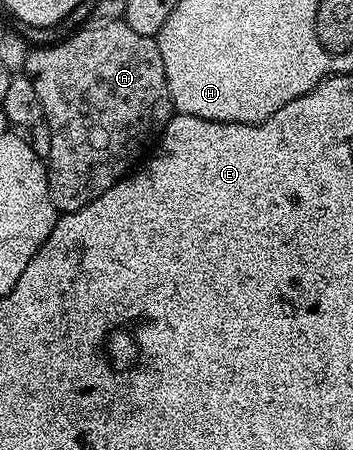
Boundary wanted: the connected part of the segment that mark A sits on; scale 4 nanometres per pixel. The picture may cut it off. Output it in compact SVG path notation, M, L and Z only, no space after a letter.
M125 20L93 25L88 27L87 30L76 31L71 38L66 38L63 42L56 43L55 46L42 46L39 50L32 51L27 56L26 67L24 67L26 77L32 80L32 88L36 88L36 96L40 96L43 119L48 128L51 129L51 154L49 158L45 159L46 179L48 180L50 199L55 211L62 214L71 214L88 204L92 204L92 200L96 200L96 196L104 196L104 192L108 192L108 188L112 188L112 184L116 184L131 173L143 161L144 153L142 154L142 150L147 149L146 151L149 151L157 143L158 139L162 137L162 129L170 123L171 118L176 113L174 102L170 98L168 76L157 41L148 36L140 36L140 32L132 32L132 28L128 28Z

